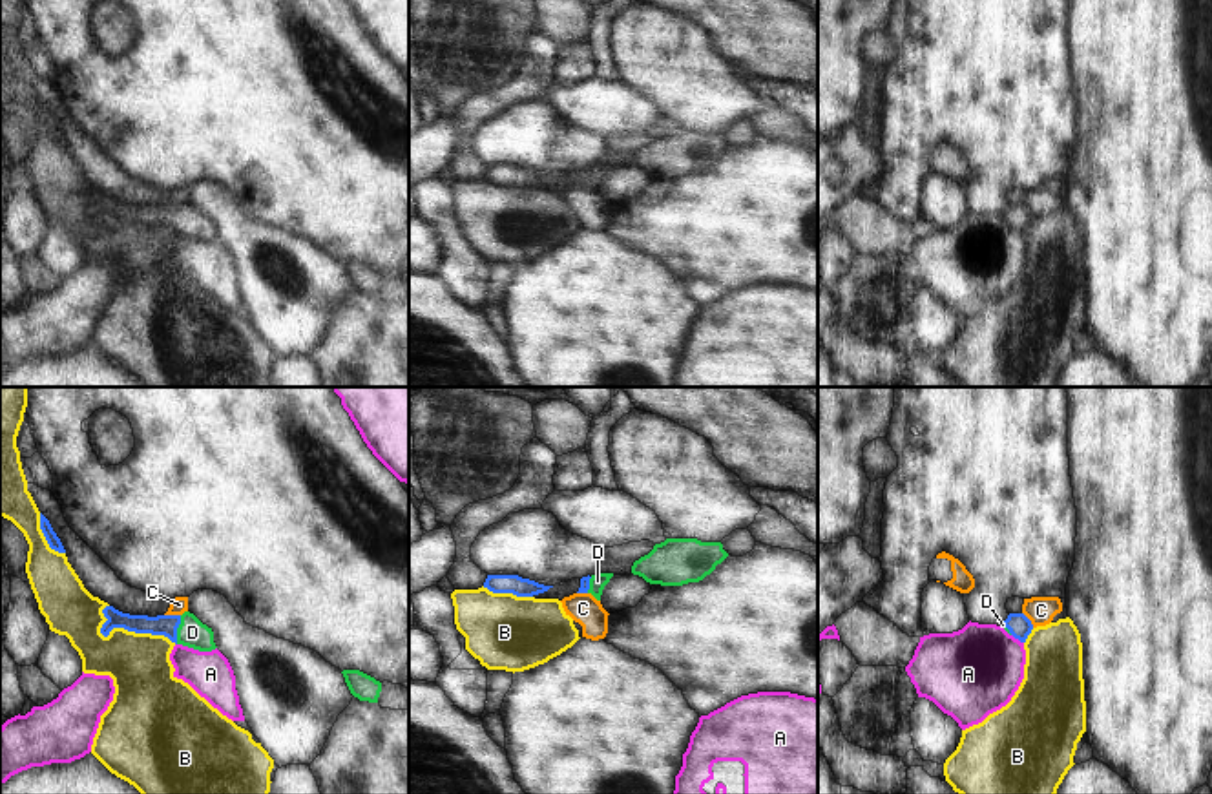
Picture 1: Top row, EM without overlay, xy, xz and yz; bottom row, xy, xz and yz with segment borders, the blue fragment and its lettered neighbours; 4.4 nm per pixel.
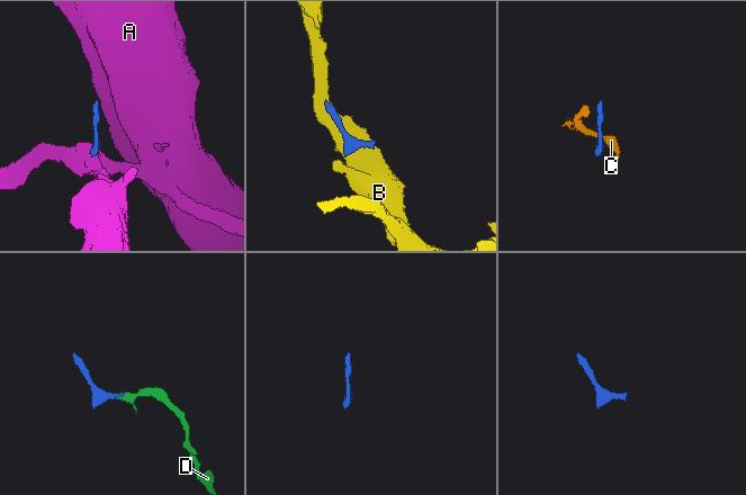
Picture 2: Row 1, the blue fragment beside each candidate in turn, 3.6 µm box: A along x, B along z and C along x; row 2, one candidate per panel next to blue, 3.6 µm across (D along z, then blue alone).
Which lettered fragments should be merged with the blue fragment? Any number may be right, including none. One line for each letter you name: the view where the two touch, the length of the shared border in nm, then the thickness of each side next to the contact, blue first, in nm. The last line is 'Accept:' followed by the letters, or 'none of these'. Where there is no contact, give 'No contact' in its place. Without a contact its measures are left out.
D: Touches blue in xy. Shared border 130 nm. Thickness 100 nm (blue) against 120 nm
Accept: D.

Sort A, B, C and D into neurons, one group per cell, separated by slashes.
A / B / C / D

